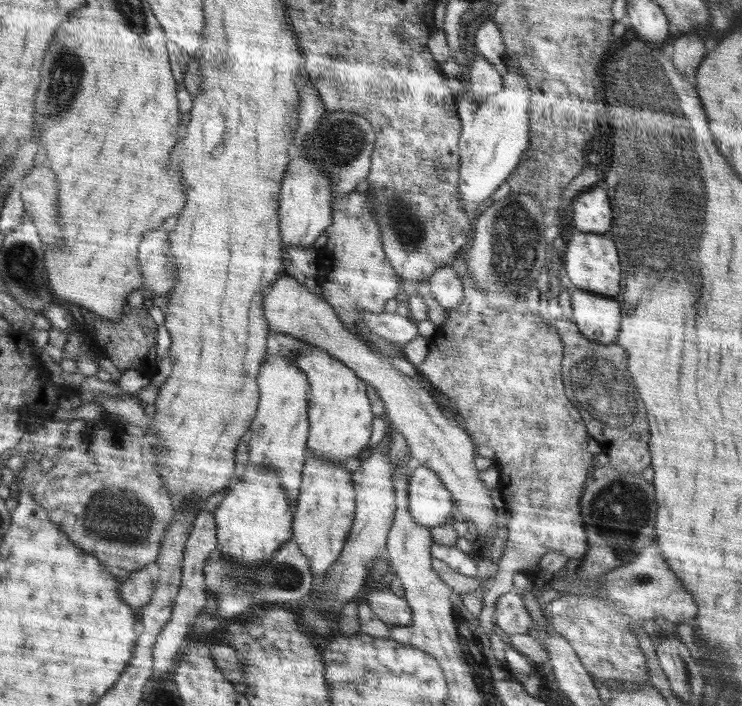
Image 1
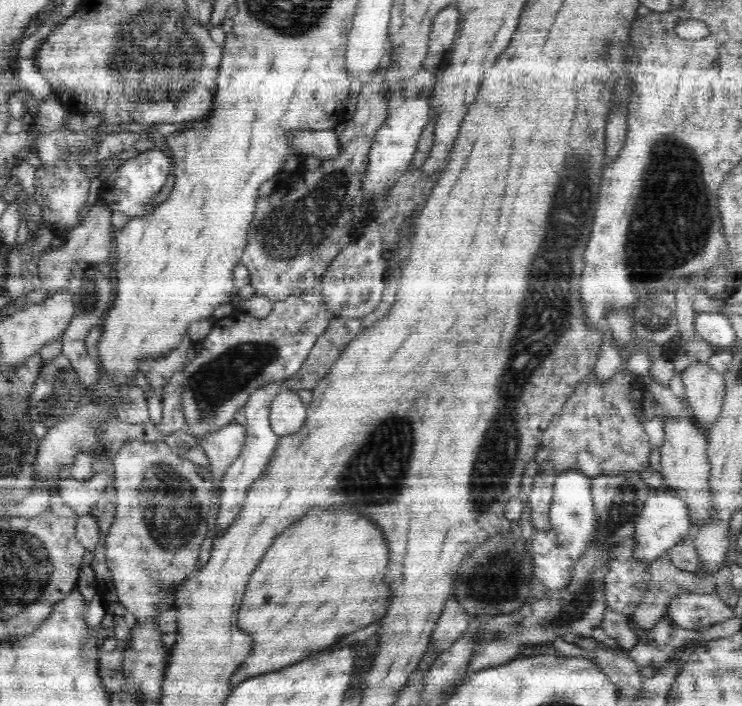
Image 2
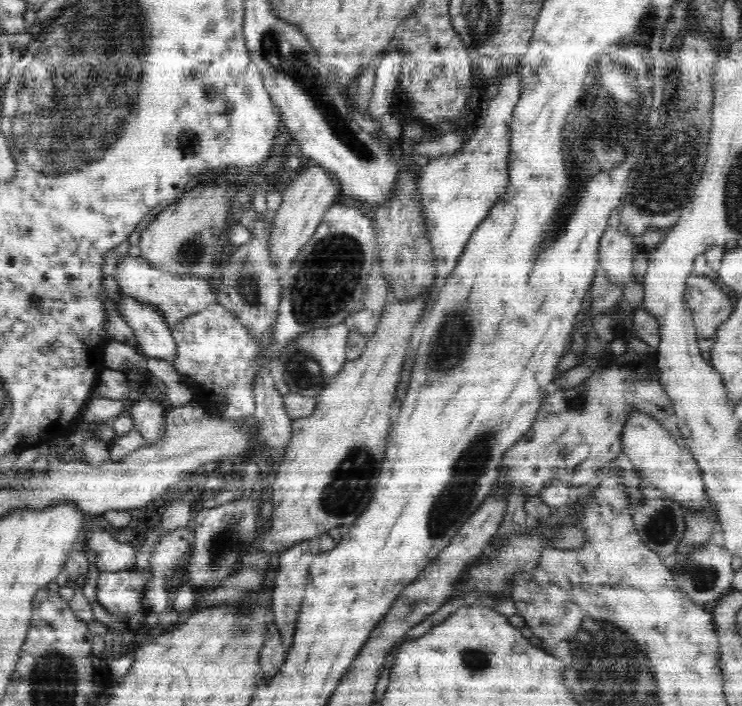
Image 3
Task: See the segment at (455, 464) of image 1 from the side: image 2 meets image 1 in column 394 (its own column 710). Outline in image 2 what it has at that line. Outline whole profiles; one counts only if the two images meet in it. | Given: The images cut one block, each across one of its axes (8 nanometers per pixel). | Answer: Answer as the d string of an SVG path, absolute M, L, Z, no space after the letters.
M694 362L681 373L681 380L692 420L706 433L720 416L725 395L723 376L707 362Z

